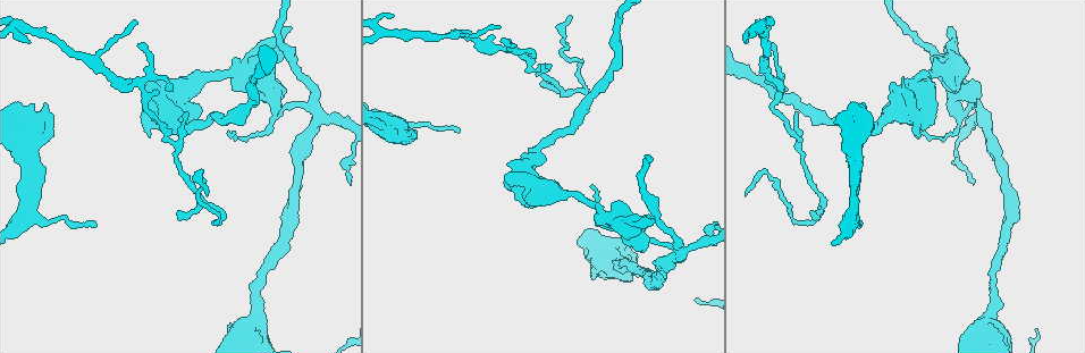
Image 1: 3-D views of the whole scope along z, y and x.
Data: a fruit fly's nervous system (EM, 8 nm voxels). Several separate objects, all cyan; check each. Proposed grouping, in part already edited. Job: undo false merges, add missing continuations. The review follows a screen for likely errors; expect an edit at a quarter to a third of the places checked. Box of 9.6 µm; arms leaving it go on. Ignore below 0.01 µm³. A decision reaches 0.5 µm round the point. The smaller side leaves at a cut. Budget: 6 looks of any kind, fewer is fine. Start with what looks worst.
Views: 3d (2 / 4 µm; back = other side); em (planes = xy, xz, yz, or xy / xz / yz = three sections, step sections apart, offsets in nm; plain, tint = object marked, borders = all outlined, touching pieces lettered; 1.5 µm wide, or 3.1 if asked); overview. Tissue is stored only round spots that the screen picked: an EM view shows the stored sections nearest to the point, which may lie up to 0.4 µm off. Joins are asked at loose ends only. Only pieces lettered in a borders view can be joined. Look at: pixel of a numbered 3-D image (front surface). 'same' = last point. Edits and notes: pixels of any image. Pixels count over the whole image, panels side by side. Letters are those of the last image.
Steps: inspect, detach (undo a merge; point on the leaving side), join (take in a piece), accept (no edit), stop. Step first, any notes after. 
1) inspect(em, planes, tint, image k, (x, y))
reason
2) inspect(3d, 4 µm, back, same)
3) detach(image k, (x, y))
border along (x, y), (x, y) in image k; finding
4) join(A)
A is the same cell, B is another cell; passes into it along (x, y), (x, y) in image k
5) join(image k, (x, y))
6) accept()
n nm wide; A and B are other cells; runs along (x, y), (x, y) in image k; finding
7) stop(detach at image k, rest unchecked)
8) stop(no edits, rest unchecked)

inspect(em, planes, tint, image 1, (314, 108))
four-way junction

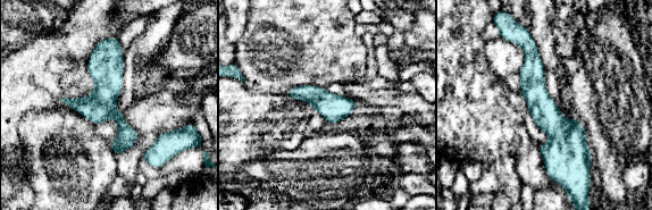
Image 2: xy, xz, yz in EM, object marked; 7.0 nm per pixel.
inspect(em, planes, borders, same)
what lies round it

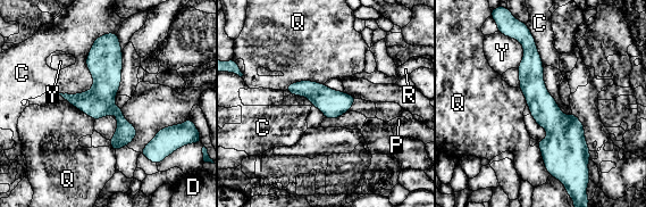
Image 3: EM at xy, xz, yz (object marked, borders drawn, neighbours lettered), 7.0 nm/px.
accept()
C, D, P, Q, R and Y are other cells; runs along (527, 35), (531, 84), (554, 122), (550, 170) in image 3; all the same cell

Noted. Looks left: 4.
inspect(em, xy, step 8, tint, image 1, (612, 221))
three arms meet

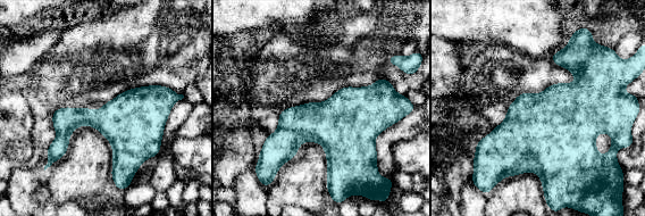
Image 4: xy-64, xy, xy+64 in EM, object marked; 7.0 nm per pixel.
inspect(em, yz, step 4, tint, same)
cut it another way

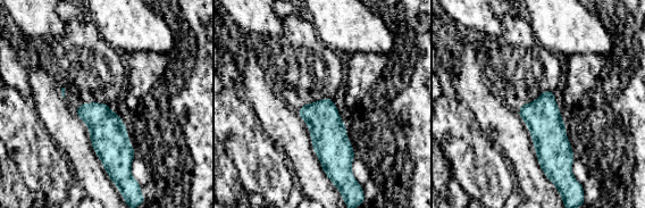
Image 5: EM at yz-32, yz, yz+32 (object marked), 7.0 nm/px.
inspect(em, yz, step 4, borders, same)
see the neighbours

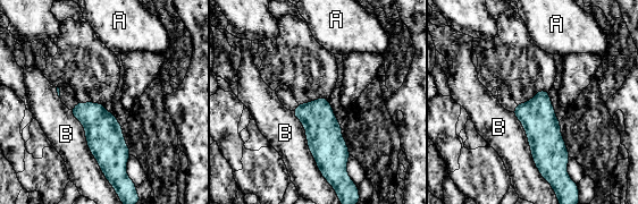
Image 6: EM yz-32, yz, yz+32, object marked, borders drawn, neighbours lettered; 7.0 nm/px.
accept()
A and B are other cells; continuous, no second cell

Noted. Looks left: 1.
stop(no edits, rest unchecked)

